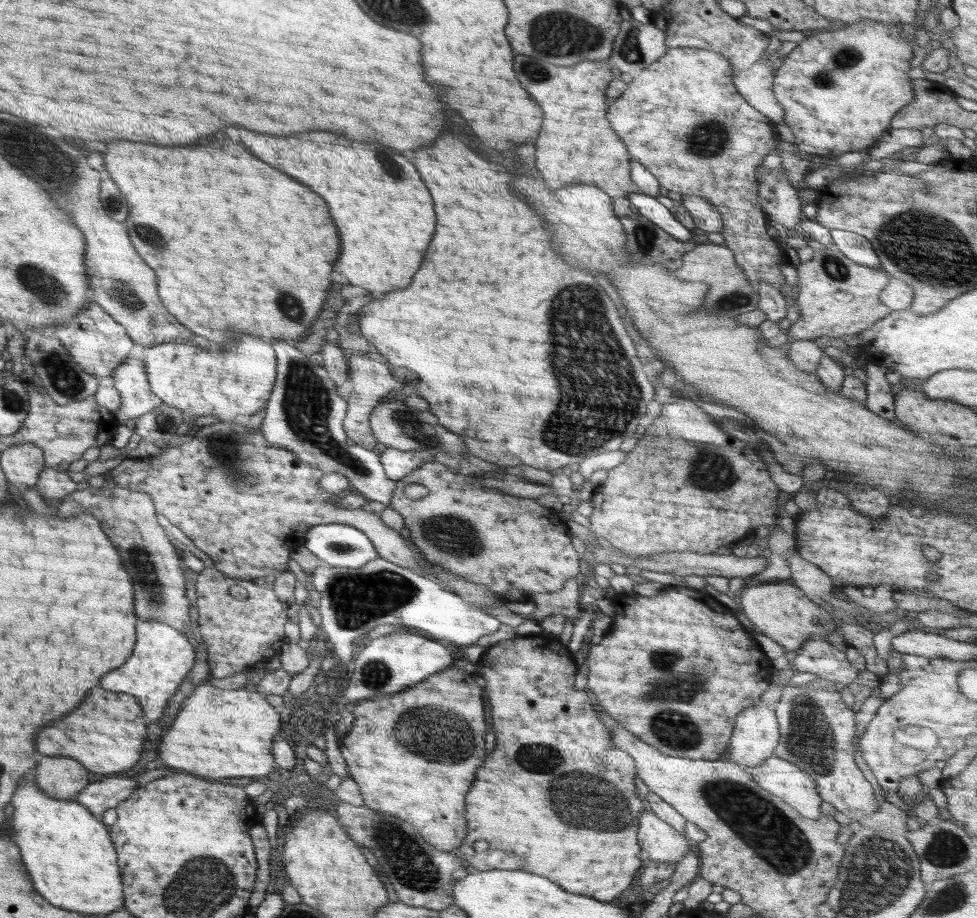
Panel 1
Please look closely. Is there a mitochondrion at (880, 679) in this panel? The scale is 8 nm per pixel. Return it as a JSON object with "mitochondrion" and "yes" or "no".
{"mitochondrion":"no"}

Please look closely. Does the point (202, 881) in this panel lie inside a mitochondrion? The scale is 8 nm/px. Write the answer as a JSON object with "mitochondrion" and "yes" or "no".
{"mitochondrion":"yes"}

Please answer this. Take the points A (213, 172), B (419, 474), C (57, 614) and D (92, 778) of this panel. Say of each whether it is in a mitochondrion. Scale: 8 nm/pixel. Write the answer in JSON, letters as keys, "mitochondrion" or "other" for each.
{"A":"other","B":"other","C":"other","D":"other"}

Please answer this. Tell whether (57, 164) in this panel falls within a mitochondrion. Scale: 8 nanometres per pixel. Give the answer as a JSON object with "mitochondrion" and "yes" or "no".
{"mitochondrion":"yes"}

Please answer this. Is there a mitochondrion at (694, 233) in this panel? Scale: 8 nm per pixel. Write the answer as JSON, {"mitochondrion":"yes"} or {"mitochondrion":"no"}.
{"mitochondrion":"no"}

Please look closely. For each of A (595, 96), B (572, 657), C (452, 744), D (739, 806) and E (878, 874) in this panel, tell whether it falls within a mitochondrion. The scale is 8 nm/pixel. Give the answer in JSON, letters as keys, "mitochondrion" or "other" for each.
{"A":"other","B":"other","C":"mitochondrion","D":"mitochondrion","E":"mitochondrion"}

